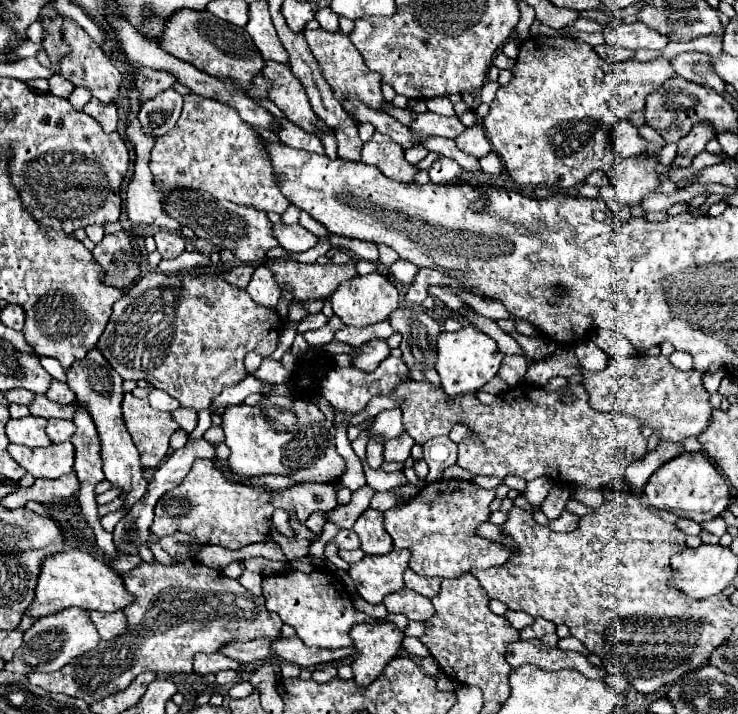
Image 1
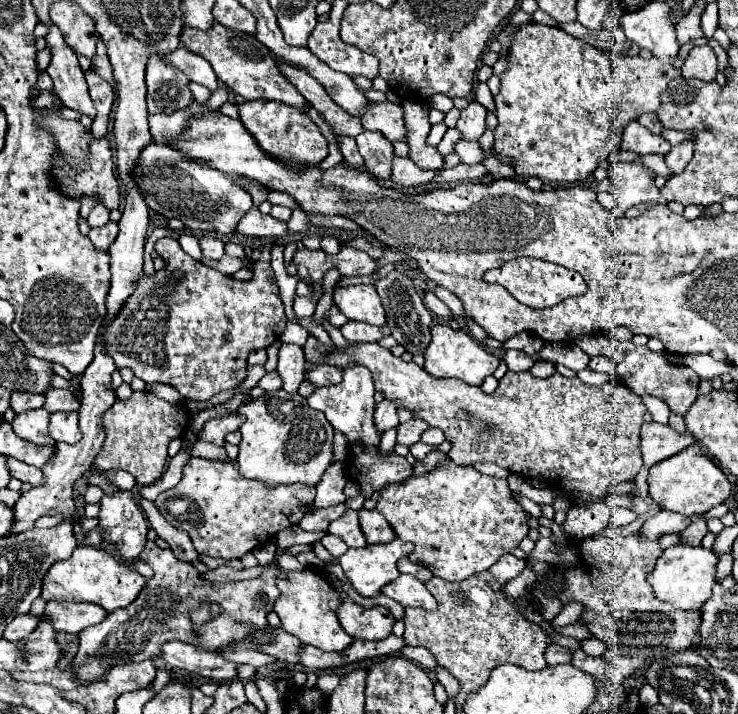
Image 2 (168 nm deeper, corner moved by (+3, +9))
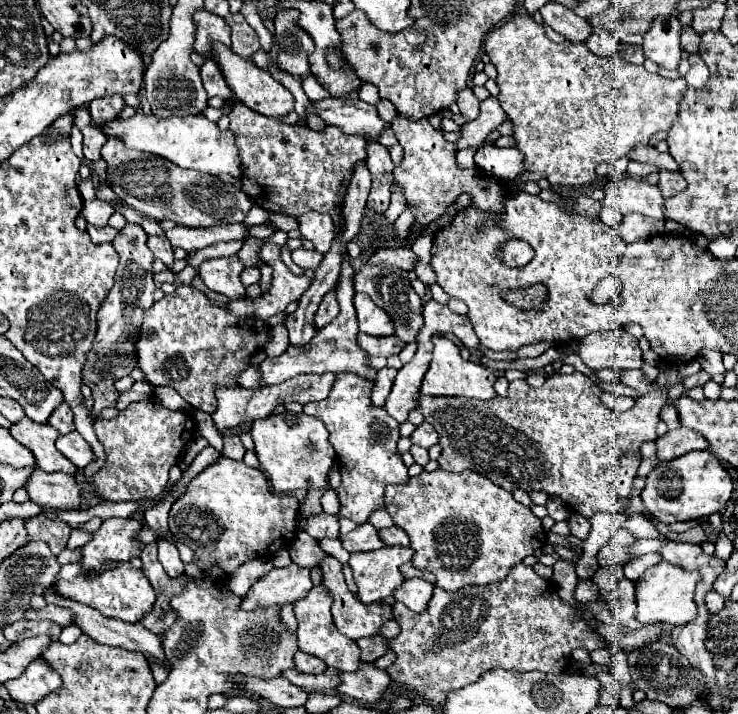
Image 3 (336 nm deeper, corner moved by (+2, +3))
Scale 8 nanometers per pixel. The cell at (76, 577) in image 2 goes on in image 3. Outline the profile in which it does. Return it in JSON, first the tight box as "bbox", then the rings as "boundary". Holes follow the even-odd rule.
{"bbox":[53,563,155,623],"boundary":[[[117,563],[117,567],[107,569],[107,571],[77,575],[73,581],[59,579],[53,587],[55,587],[57,595],[61,595],[65,599],[95,607],[107,617],[115,617],[115,619],[129,621],[129,623],[137,623],[151,609],[151,605],[155,601],[155,591],[153,591],[149,579],[145,577],[145,573],[141,569],[133,567],[131,563]]]}

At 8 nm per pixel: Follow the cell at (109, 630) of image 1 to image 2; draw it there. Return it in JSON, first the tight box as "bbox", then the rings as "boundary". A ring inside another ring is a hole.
{"bbox":[42,601,106,633],"boundary":[[[48,601],[42,617],[52,619],[52,625],[54,625],[56,631],[80,633],[80,631],[84,631],[92,625],[102,623],[104,617],[106,617],[106,611],[102,607],[92,605],[92,603]]]}

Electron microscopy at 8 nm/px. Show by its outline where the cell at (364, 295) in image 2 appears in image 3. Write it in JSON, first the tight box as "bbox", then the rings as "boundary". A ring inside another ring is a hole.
{"bbox":[353,293,393,335],"boundary":[[[355,293],[353,297],[357,319],[359,319],[359,331],[367,335],[393,335],[393,323],[389,321],[389,315],[377,307],[365,293]]]}

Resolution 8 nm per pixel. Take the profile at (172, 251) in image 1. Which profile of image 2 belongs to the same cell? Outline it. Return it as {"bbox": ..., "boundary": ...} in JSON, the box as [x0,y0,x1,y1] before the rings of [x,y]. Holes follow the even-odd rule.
{"bbox":[104,239,286,401],"boundary":[[[160,239],[156,241],[154,249],[166,263],[172,263],[172,259],[176,259],[176,268],[164,267],[162,271],[156,271],[152,279],[144,277],[138,283],[134,295],[126,301],[118,317],[104,331],[104,347],[108,355],[114,357],[118,369],[130,367],[134,375],[146,383],[168,383],[176,387],[182,397],[194,401],[208,401],[212,395],[224,389],[238,387],[246,379],[248,355],[256,349],[266,349],[272,345],[286,327],[280,289],[276,285],[274,271],[266,261],[270,259],[270,247],[260,247],[256,273],[250,281],[238,281],[208,265],[202,265],[182,251],[176,239]]]}

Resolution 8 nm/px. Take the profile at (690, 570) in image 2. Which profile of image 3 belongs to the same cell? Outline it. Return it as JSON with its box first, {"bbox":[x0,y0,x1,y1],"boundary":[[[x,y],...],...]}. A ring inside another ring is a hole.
{"bbox":[635,561,699,625],"boundary":[[[661,561],[659,565],[647,569],[641,579],[637,581],[637,615],[635,619],[641,623],[649,621],[661,621],[669,625],[685,625],[697,617],[697,603],[693,599],[695,587],[699,581],[697,571],[685,571],[677,565],[671,565],[667,561]]]}

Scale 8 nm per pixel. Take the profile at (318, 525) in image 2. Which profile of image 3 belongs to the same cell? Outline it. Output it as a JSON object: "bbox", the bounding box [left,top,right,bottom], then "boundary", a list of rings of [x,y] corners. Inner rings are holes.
{"bbox":[305,515,339,539],"boundary":[[[315,515],[315,517],[307,517],[305,521],[305,533],[309,533],[313,539],[323,539],[323,537],[339,537],[339,521],[335,515]]]}

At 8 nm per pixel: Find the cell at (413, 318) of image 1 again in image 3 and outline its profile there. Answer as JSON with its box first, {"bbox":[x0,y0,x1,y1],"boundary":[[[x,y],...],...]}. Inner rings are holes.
{"bbox":[353,263,423,343],"boundary":[[[365,263],[361,267],[361,271],[355,275],[353,279],[355,291],[367,293],[375,305],[379,305],[393,321],[395,327],[395,335],[403,341],[403,343],[417,343],[417,333],[423,327],[423,303],[419,299],[419,295],[413,291],[409,279],[407,279],[407,271],[403,269],[389,269],[387,265],[369,265]]]}

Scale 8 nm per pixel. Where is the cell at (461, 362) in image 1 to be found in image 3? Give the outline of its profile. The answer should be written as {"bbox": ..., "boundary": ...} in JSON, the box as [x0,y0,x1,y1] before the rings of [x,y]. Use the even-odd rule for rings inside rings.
{"bbox":[421,335,497,399],"boundary":[[[435,335],[431,341],[435,345],[435,349],[433,349],[433,359],[431,359],[429,371],[425,373],[423,383],[421,383],[421,393],[425,393],[425,395],[461,395],[461,397],[473,397],[473,399],[491,399],[497,395],[493,389],[497,375],[489,367],[485,367],[483,363],[463,359],[459,347],[445,335]]]}

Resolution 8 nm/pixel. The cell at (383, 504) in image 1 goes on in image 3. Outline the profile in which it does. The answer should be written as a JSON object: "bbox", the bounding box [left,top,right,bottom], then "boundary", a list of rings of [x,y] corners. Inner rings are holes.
{"bbox":[369,509,393,529],"boundary":[[[379,509],[379,511],[371,513],[369,523],[371,523],[373,527],[377,527],[377,529],[381,529],[381,527],[391,527],[391,525],[393,525],[393,521],[391,521],[391,517],[389,517],[389,513],[387,513],[385,509]]]}

